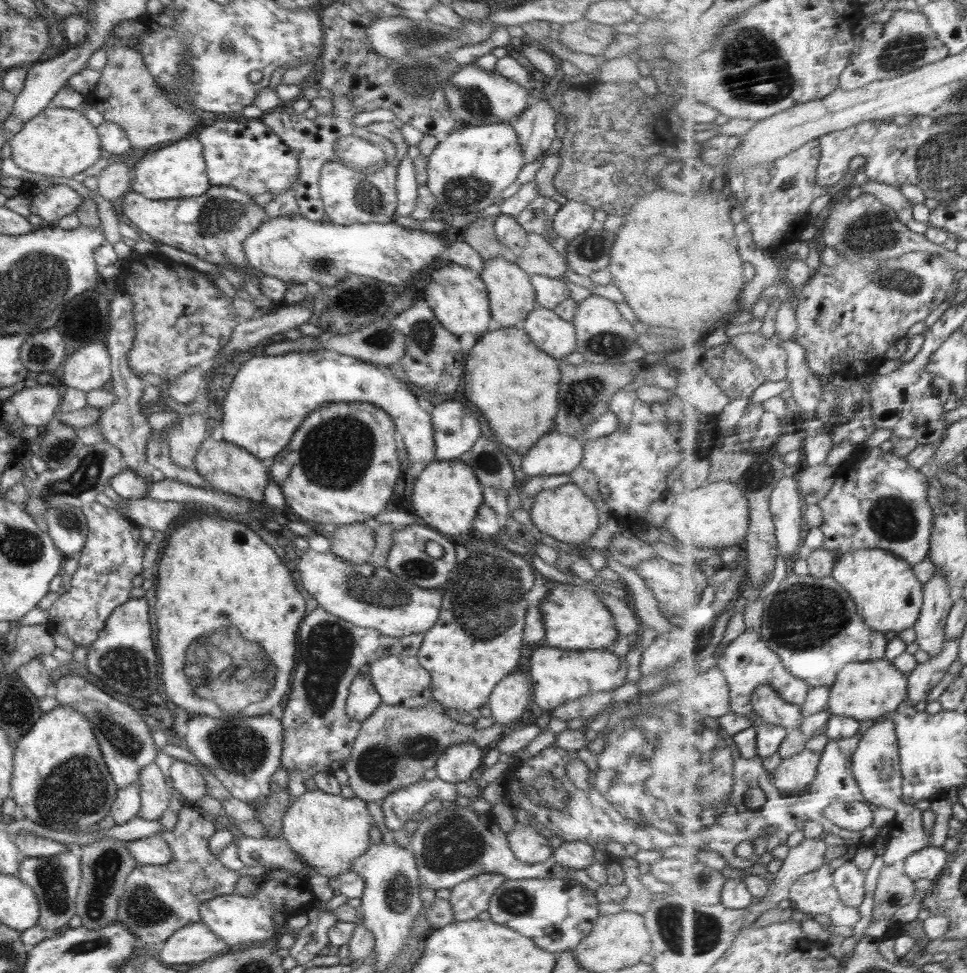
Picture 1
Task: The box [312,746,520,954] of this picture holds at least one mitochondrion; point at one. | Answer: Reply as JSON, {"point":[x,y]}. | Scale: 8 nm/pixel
{"point":[451,844]}

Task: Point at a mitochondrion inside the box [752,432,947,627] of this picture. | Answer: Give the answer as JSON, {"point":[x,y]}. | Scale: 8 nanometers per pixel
{"point":[892,518]}

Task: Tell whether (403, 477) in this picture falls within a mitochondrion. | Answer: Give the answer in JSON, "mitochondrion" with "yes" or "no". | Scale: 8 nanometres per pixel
{"mitochondrion":"no"}

